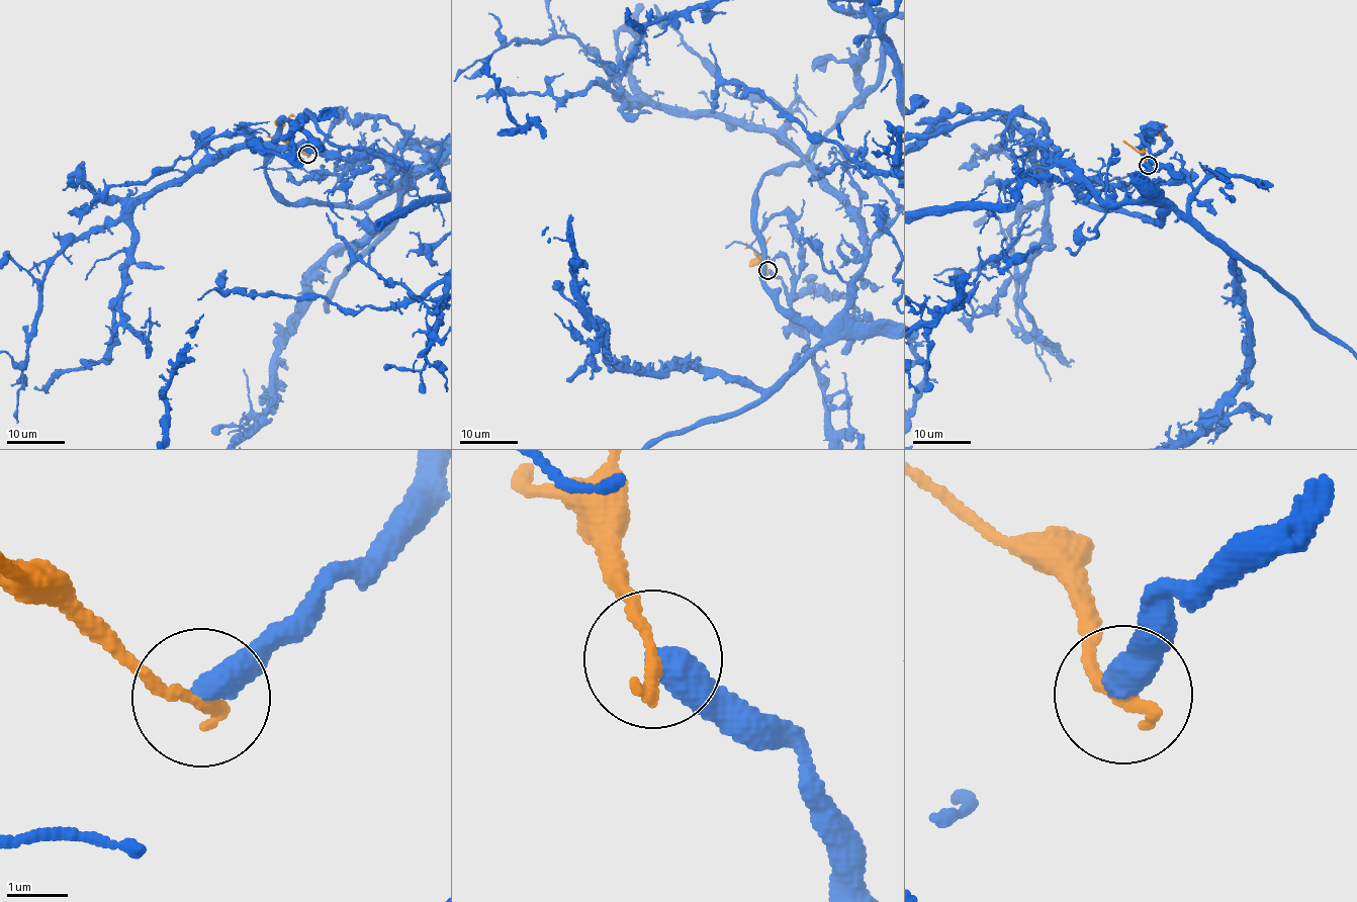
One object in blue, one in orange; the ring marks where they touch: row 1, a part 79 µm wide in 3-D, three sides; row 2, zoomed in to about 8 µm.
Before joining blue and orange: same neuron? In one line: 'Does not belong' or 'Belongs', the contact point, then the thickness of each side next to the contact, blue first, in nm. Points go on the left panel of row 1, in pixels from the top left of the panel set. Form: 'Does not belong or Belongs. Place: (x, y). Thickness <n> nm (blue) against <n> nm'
Does not belong. Place: (307, 154). Thickness 480 nm (blue) against 240 nm

